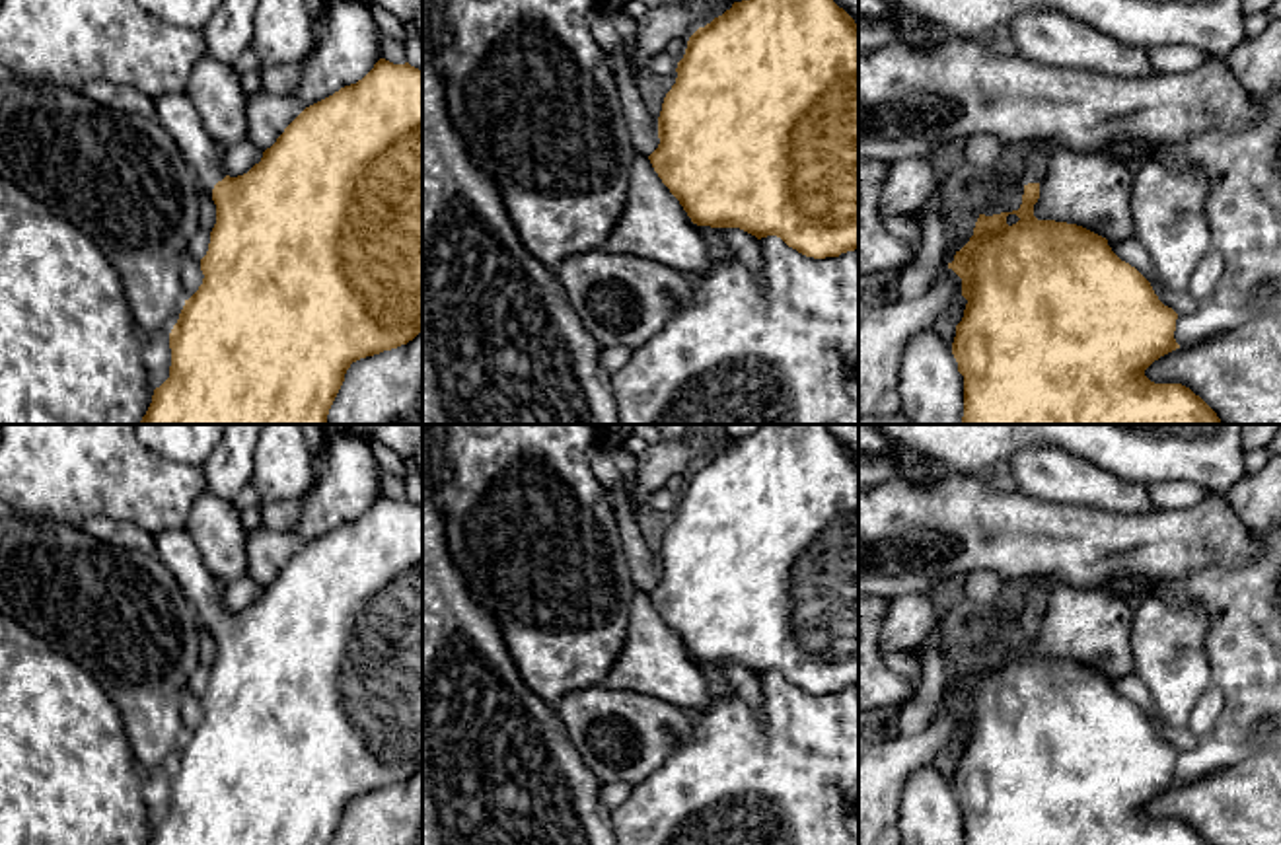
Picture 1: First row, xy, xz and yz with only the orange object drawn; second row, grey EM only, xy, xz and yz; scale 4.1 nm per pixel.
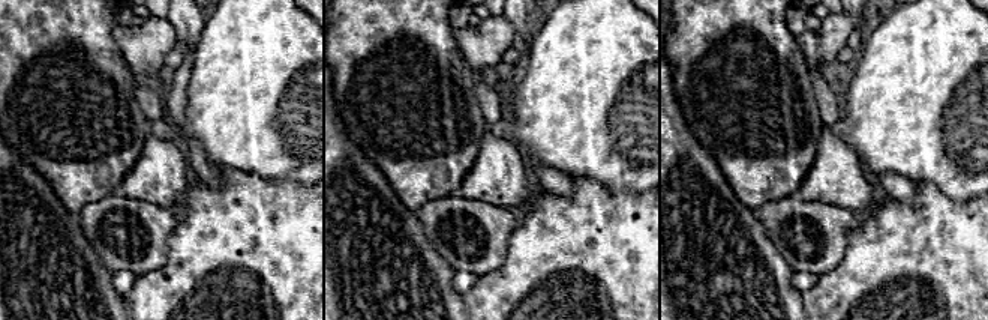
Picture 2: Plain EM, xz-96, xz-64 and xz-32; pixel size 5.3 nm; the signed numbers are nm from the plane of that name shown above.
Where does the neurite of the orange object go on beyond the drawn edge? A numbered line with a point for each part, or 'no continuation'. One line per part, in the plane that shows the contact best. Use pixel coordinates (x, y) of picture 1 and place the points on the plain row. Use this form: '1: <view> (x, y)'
1: xy (178, 551)

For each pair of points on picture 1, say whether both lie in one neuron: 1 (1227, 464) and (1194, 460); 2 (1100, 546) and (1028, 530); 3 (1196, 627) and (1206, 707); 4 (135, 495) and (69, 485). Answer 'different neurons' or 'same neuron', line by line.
1: same neuron
2: same neuron
3: different neurons
4: same neuron

